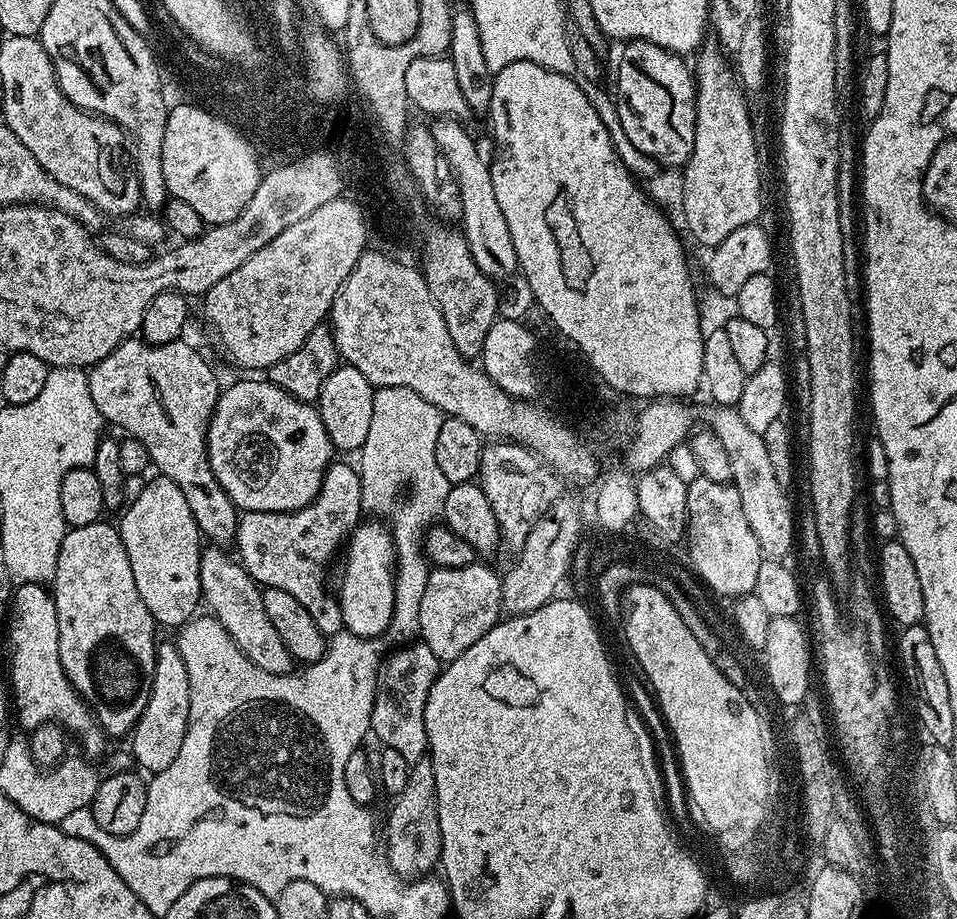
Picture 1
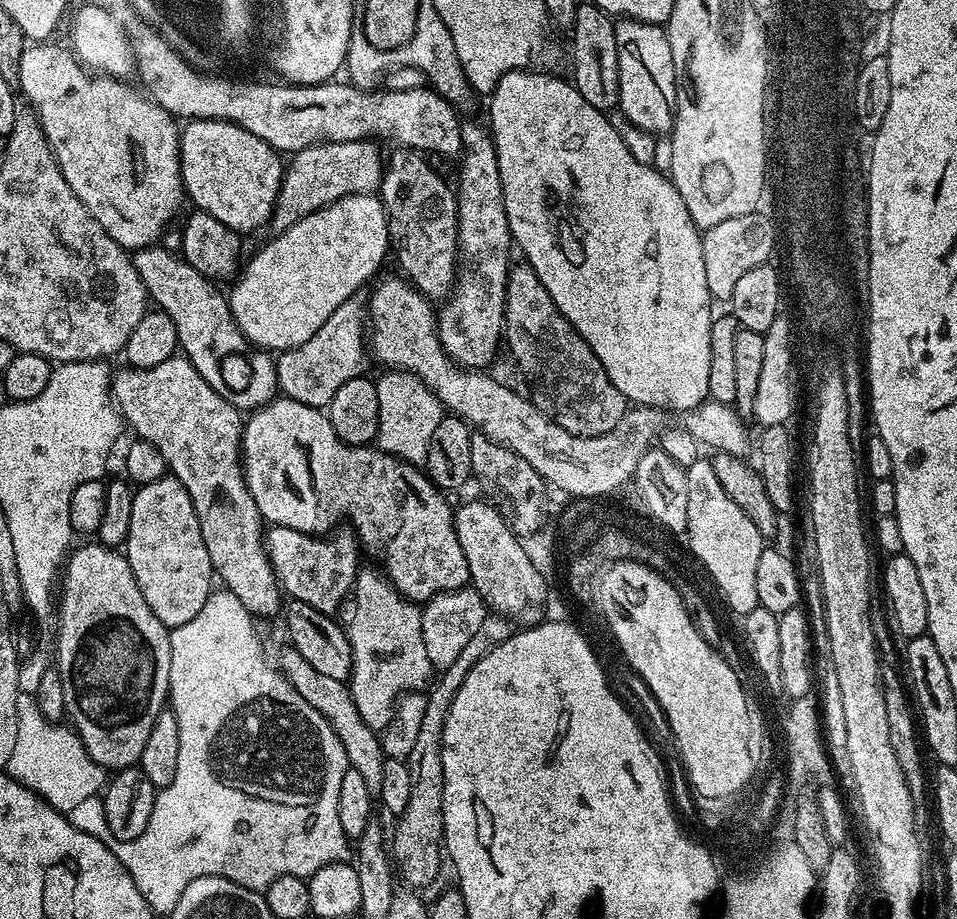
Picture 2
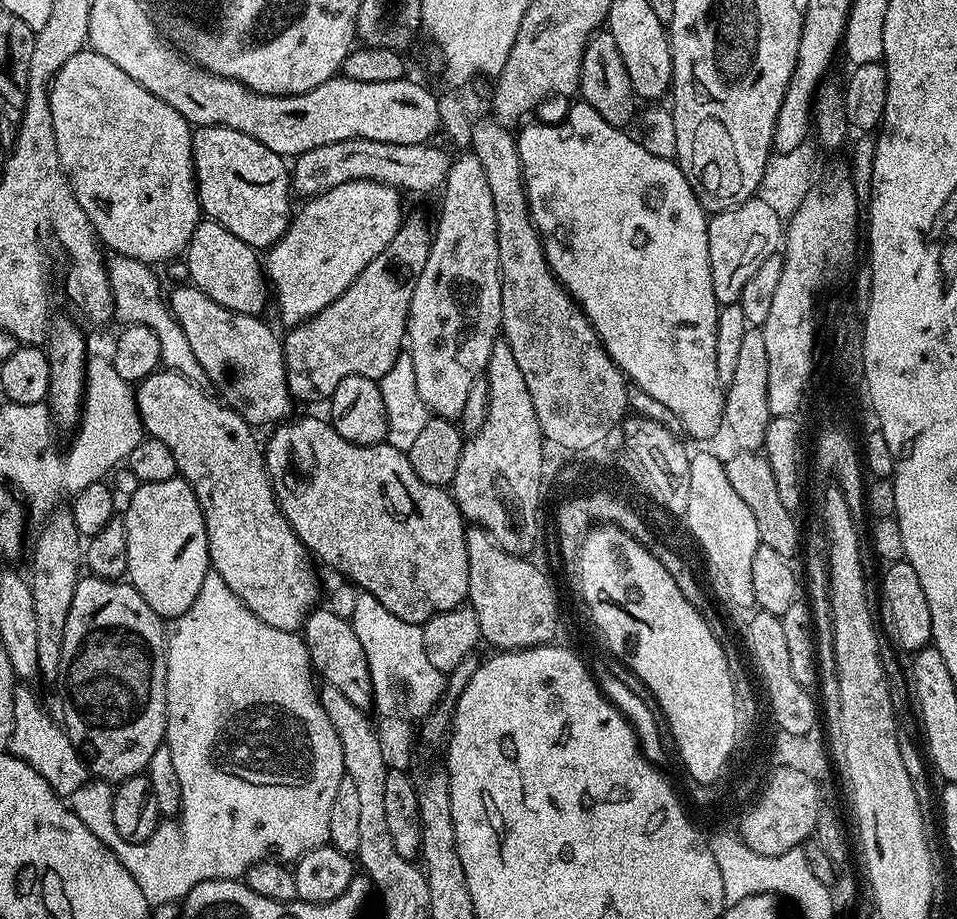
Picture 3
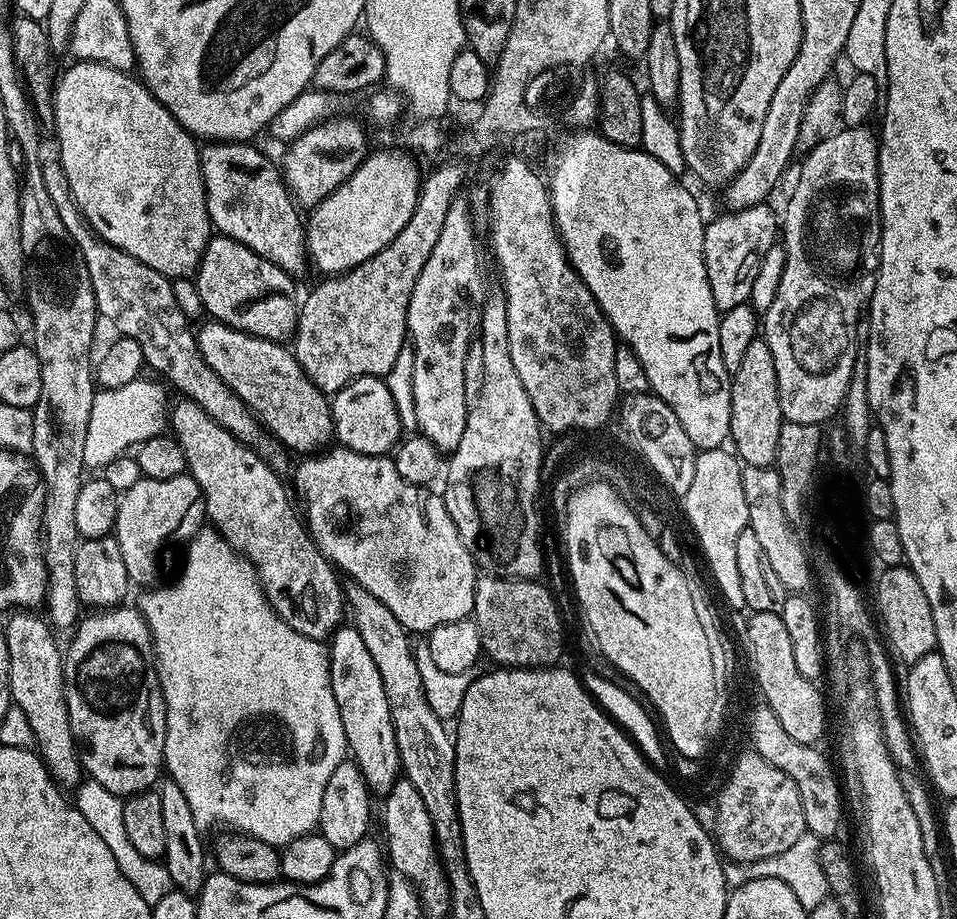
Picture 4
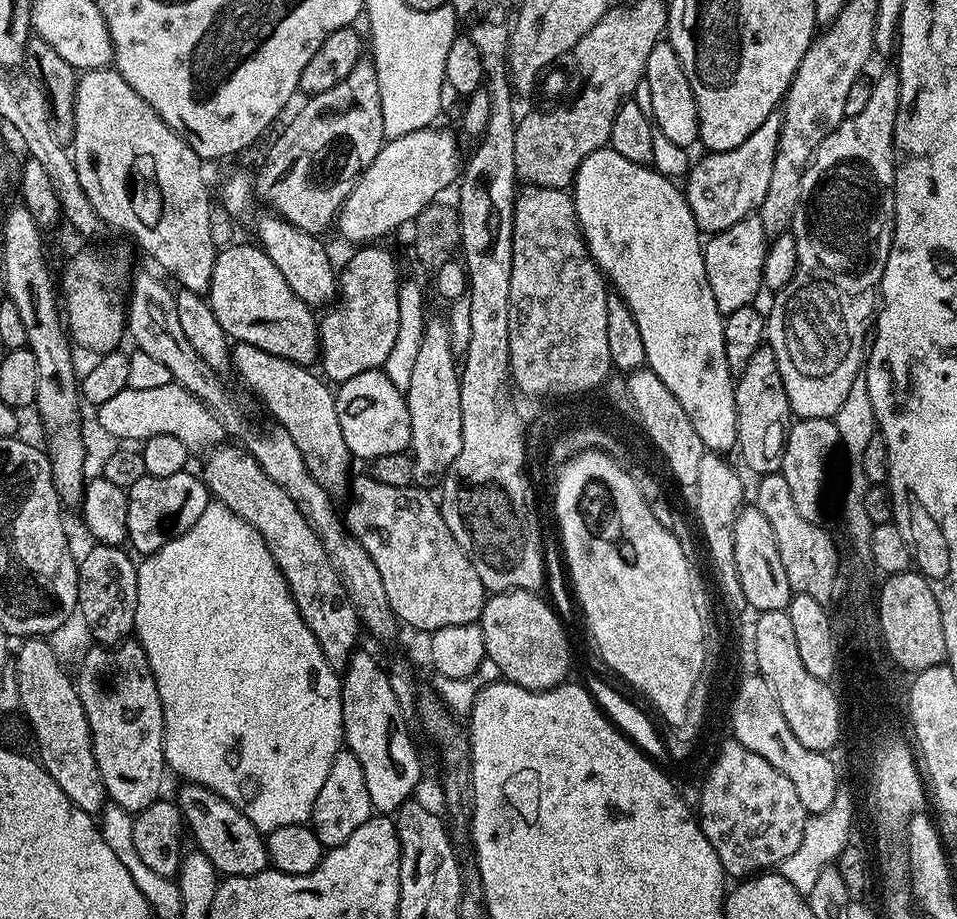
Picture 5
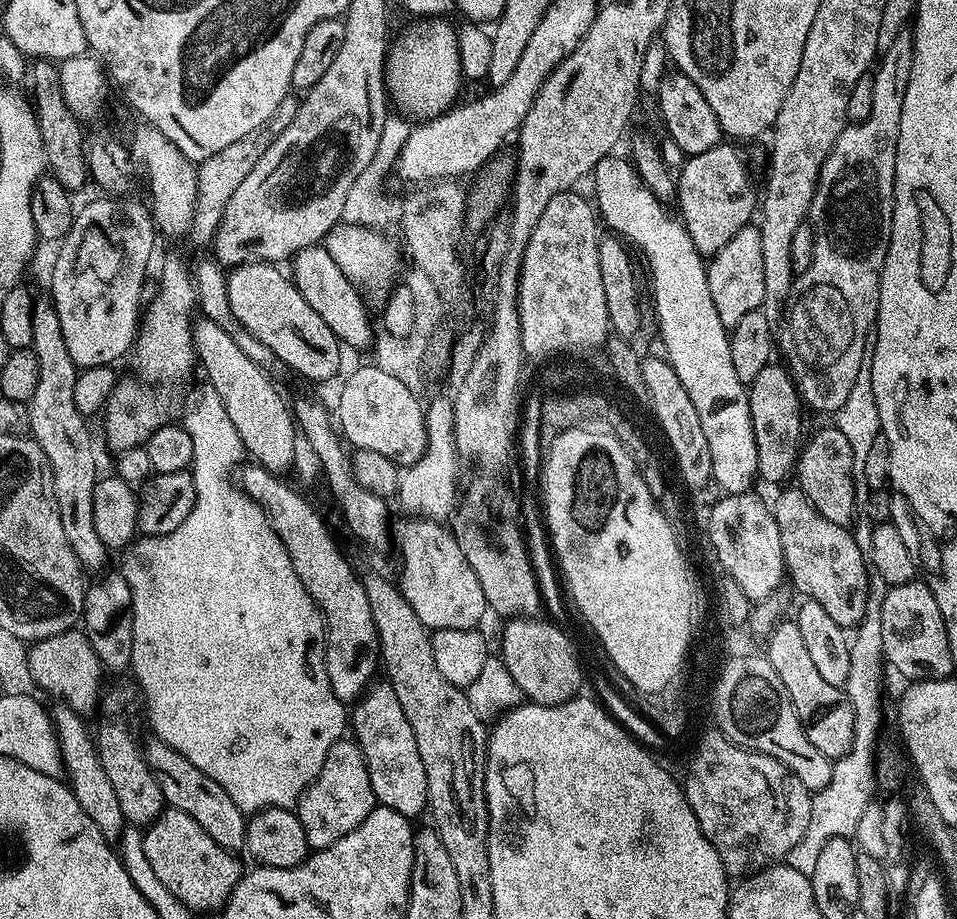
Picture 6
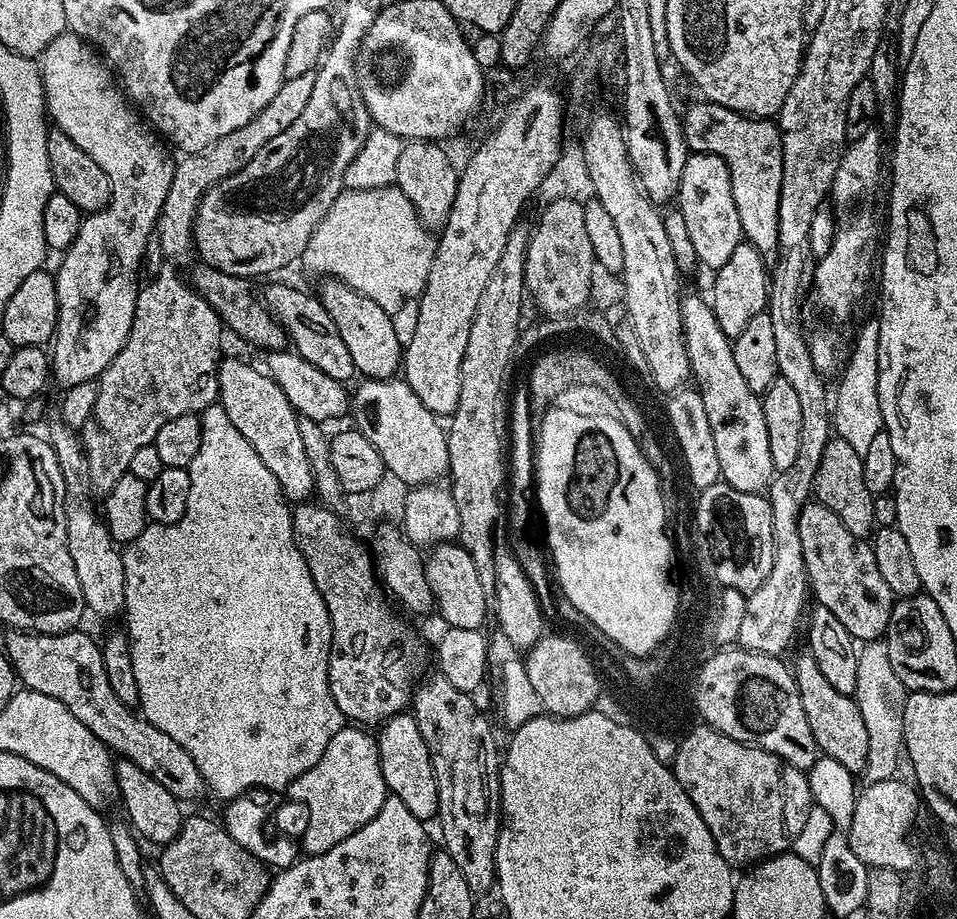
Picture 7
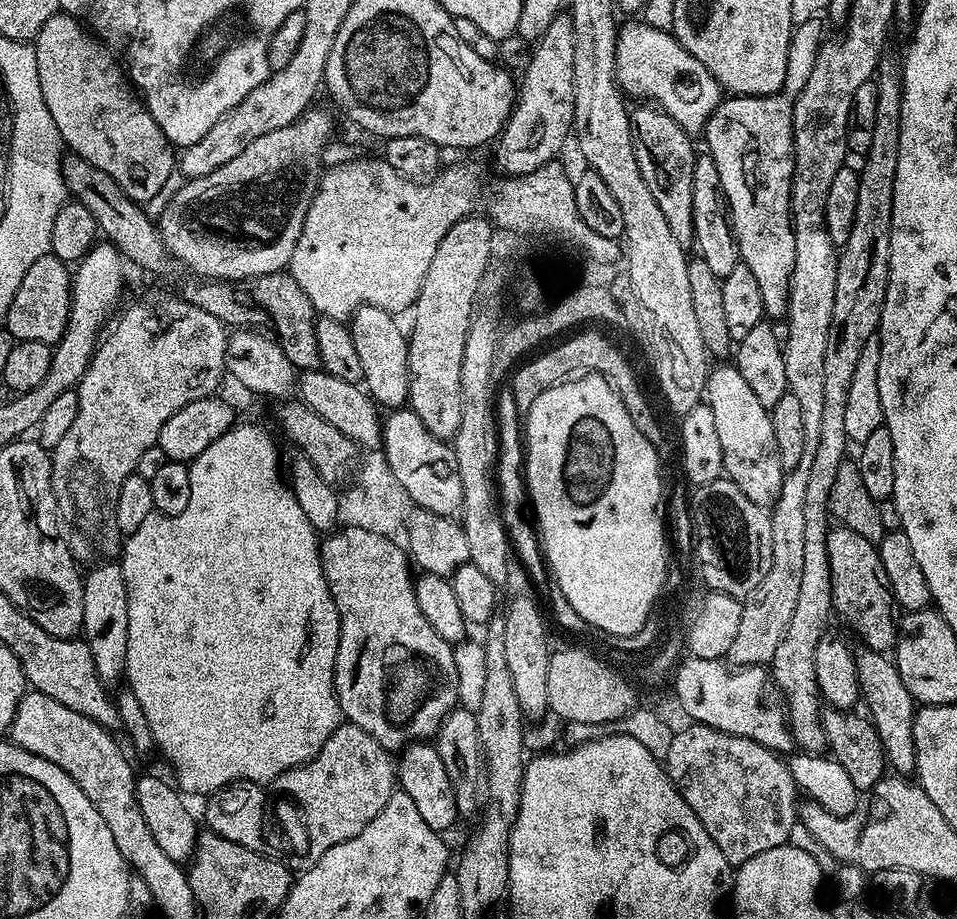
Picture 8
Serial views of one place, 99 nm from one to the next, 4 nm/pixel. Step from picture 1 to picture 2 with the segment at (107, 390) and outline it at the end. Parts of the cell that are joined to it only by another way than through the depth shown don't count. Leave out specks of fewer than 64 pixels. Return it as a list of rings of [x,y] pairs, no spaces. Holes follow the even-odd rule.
[[[183,354],[166,358],[166,362],[159,366],[121,368],[117,376],[115,373],[111,377],[110,391],[123,423],[127,427],[129,424],[139,439],[158,446],[162,458],[168,463],[168,472],[182,482],[182,486],[186,486],[194,502],[194,514],[198,514],[198,527],[202,529],[202,542],[206,542],[206,554],[210,554],[212,571],[219,583],[221,580],[224,583],[221,585],[232,592],[253,617],[272,616],[276,611],[277,615],[282,608],[282,589],[268,560],[268,552],[264,549],[266,521],[261,518],[258,506],[254,506],[254,498],[250,498],[250,490],[244,481],[240,450],[241,409],[219,396]]]

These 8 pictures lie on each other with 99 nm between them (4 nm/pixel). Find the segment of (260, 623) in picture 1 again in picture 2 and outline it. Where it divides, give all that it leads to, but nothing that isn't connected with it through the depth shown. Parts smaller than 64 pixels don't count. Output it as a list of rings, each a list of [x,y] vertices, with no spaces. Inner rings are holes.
[[[291,646],[277,650],[274,664],[284,673],[284,677],[294,686],[294,690],[298,690],[298,694],[302,694],[302,698],[306,698],[306,702],[310,702],[310,706],[314,706],[314,710],[318,710],[330,722],[334,734],[338,734],[346,750],[348,766],[358,770],[358,774],[366,778],[369,791],[373,794],[379,793],[382,766],[386,759],[384,749],[380,746],[380,736],[377,732],[366,722],[362,722],[362,714],[358,714],[358,706],[354,706],[354,698],[348,690],[347,683],[314,670],[314,666],[310,666],[310,662],[306,662],[306,658],[302,658],[302,654],[298,654],[298,650]]]

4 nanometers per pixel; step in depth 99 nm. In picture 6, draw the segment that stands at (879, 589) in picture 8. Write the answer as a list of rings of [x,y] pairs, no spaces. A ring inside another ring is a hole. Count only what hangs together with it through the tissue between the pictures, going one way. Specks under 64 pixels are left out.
[[[798,486],[779,489],[776,504],[771,505],[772,516],[778,522],[782,538],[782,554],[787,579],[801,593],[801,597],[818,602],[834,622],[845,630],[855,629],[866,611],[870,568],[866,554],[861,551],[848,528],[822,518]]]

